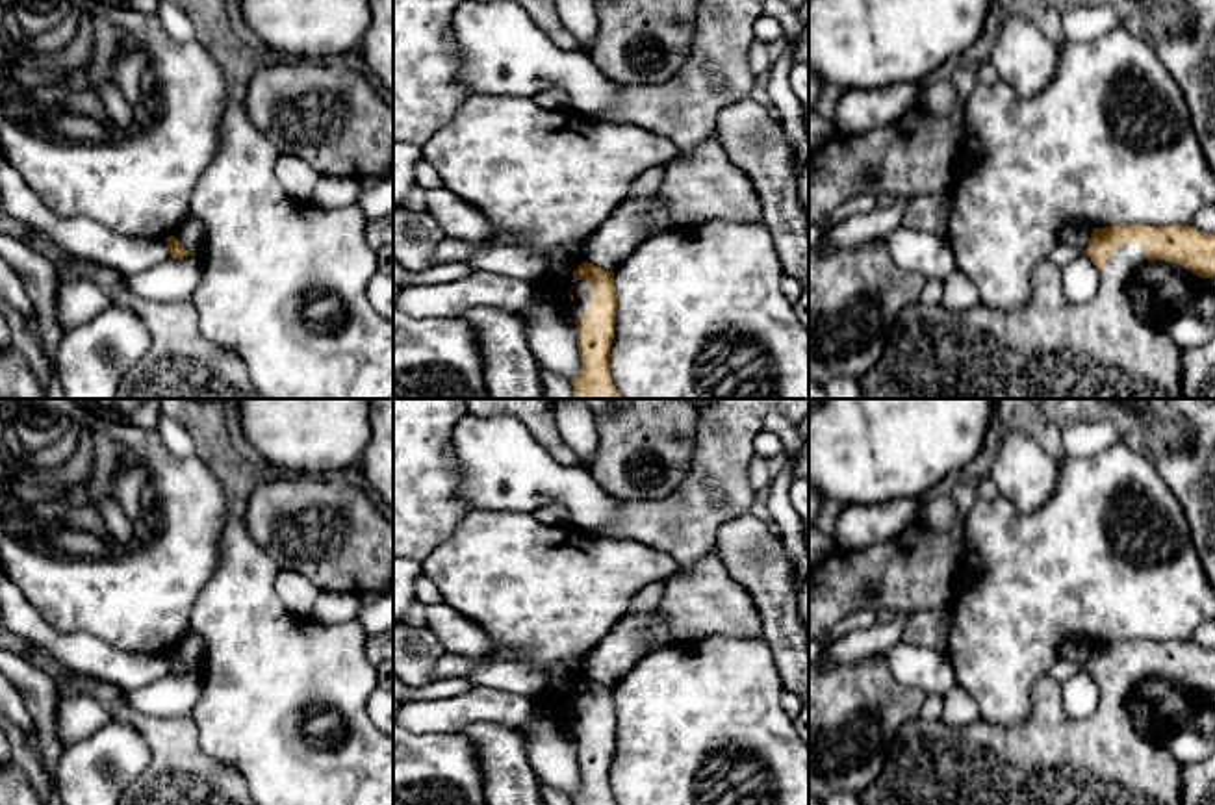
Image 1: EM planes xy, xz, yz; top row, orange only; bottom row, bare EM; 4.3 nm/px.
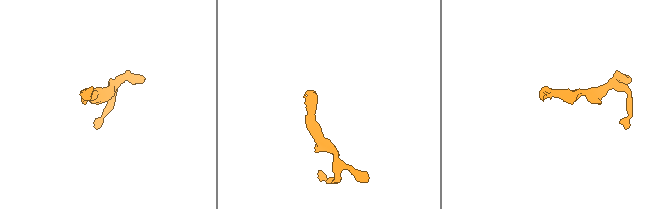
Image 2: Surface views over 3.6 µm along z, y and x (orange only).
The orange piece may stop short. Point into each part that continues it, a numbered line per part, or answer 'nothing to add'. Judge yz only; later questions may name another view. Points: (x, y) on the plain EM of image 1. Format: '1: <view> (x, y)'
1: yz (1052, 759)

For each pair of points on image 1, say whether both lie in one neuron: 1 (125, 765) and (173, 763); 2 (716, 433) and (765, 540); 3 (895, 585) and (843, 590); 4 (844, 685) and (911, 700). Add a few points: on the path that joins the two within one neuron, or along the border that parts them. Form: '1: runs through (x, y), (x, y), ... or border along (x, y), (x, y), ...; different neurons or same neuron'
1: border along (130, 724), (147, 744), (151, 761), (128, 785); different neurons
2: border along (750, 509), (729, 518), (720, 527), (716, 538); different neurons
3: runs through (882, 579), (856, 579); same neuron
4: runs through (861, 700), (895, 700); same neuron

